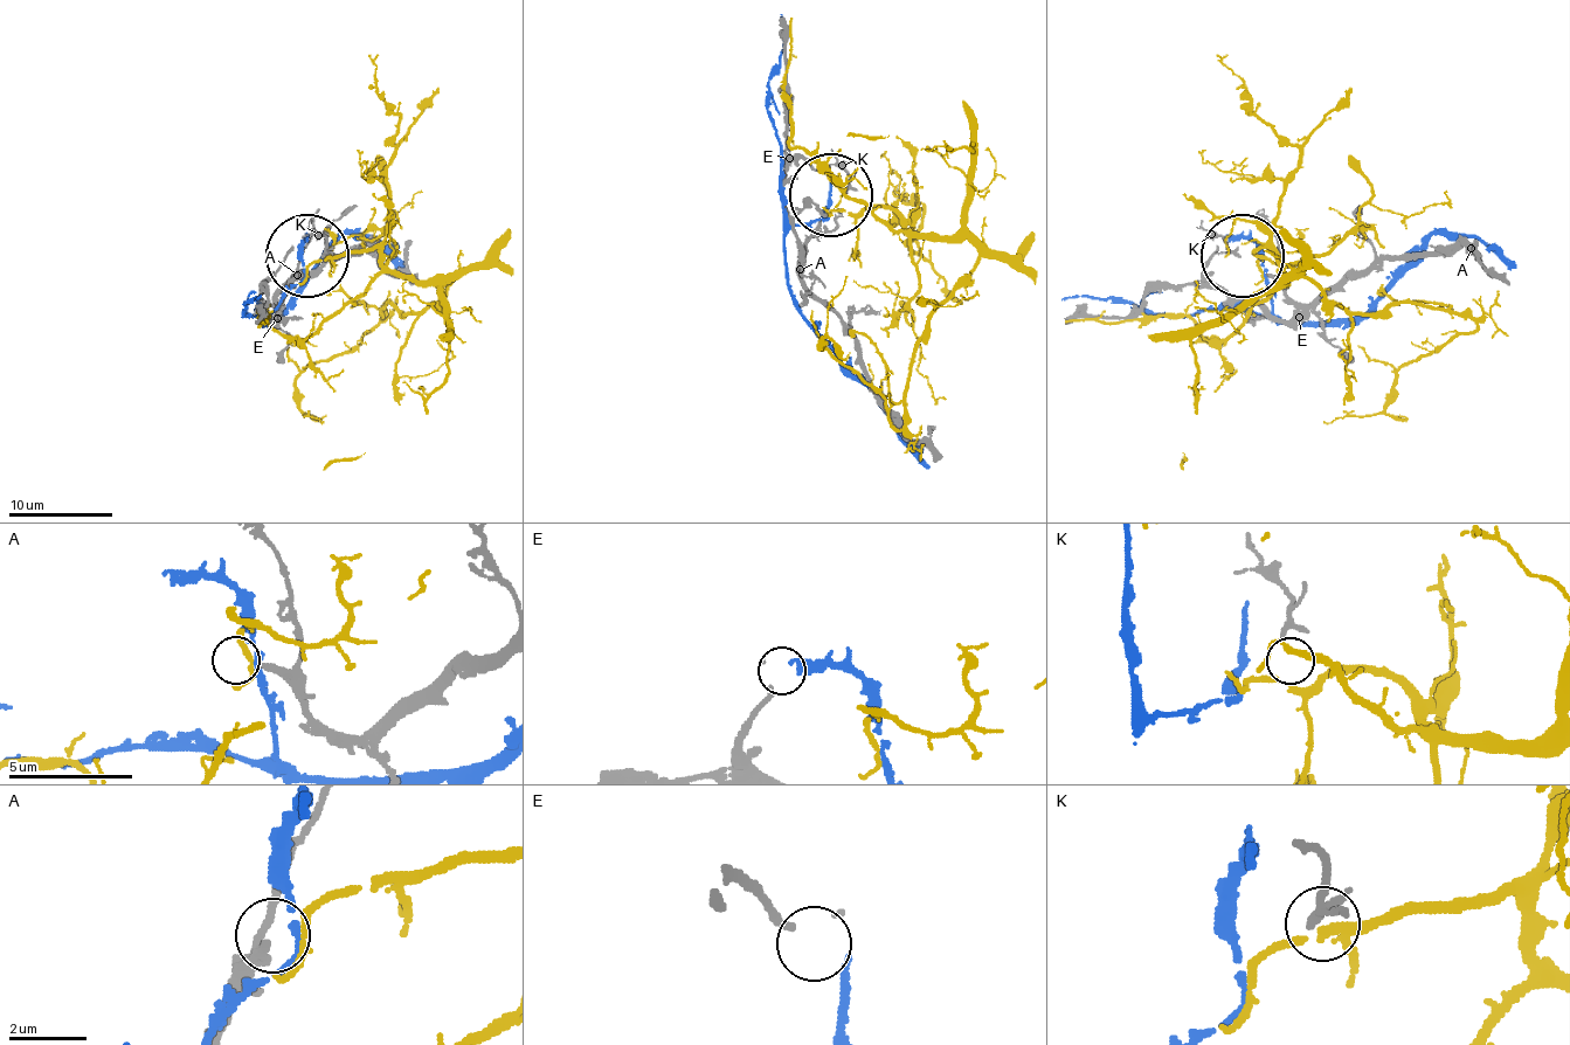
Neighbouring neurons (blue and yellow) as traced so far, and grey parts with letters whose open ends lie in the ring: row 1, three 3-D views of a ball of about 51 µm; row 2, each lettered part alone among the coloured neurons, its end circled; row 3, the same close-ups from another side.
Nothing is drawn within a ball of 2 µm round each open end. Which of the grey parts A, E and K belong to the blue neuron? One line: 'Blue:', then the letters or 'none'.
Blue: none

